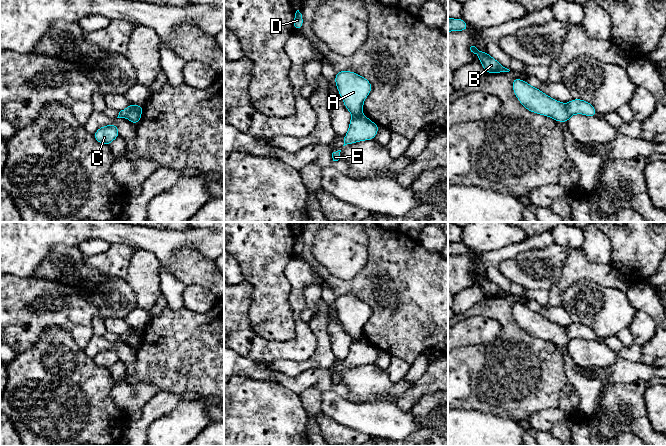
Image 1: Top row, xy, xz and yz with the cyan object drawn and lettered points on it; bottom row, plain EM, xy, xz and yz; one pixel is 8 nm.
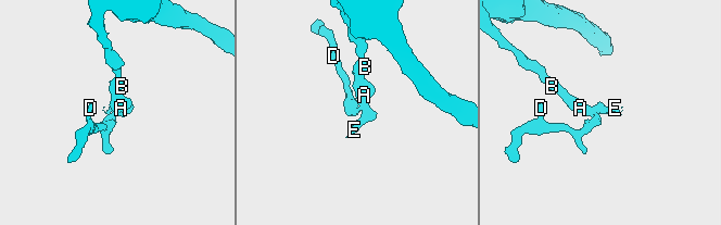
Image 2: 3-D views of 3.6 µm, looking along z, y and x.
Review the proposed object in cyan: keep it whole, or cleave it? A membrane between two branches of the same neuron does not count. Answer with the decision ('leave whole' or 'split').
split

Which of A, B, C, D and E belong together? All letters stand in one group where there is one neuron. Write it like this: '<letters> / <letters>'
A B / C D E

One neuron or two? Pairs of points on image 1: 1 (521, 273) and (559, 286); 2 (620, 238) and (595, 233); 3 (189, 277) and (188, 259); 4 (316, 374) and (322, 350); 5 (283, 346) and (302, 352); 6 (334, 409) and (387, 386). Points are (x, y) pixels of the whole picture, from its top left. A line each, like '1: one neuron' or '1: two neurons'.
1: two neurons
2: two neurons
3: one neuron
4: two neurons
5: one neuron
6: two neurons

